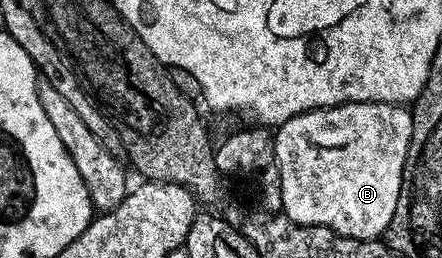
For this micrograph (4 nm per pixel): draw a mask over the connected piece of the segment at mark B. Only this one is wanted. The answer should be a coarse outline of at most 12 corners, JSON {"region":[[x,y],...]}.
{"region":[[346,101],[274,130],[282,212],[374,241],[411,109]]}

